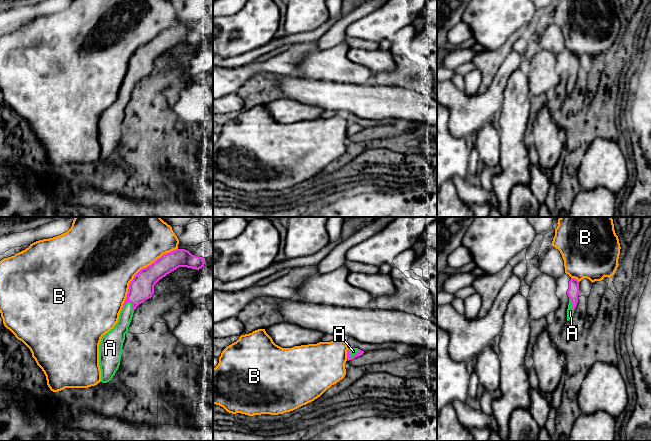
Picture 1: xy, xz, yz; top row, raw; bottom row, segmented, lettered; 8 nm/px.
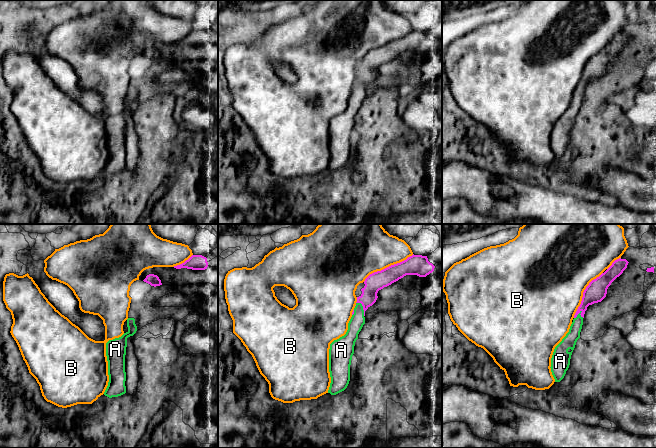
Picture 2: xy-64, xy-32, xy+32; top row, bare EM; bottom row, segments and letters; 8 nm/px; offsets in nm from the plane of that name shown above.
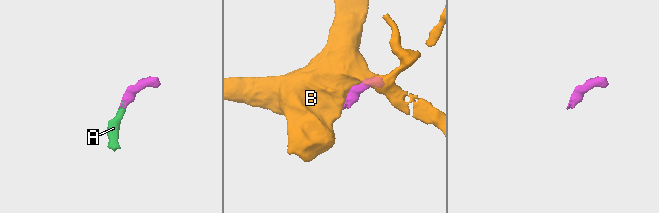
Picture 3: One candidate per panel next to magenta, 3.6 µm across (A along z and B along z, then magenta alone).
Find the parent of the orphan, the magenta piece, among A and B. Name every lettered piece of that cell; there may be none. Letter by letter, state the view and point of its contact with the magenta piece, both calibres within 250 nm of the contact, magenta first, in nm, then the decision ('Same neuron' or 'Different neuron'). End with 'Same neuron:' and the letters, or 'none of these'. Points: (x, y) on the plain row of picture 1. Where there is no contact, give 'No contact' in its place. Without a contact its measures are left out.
A: Touches magenta at xz (354, 130). Thickness 40 nm (magenta) against 50 nm. Same neuron
B: Touches magenta at xy (139, 47). Thickness 200 nm (magenta) against 480 nm. Different neuron
Same neuron: A

